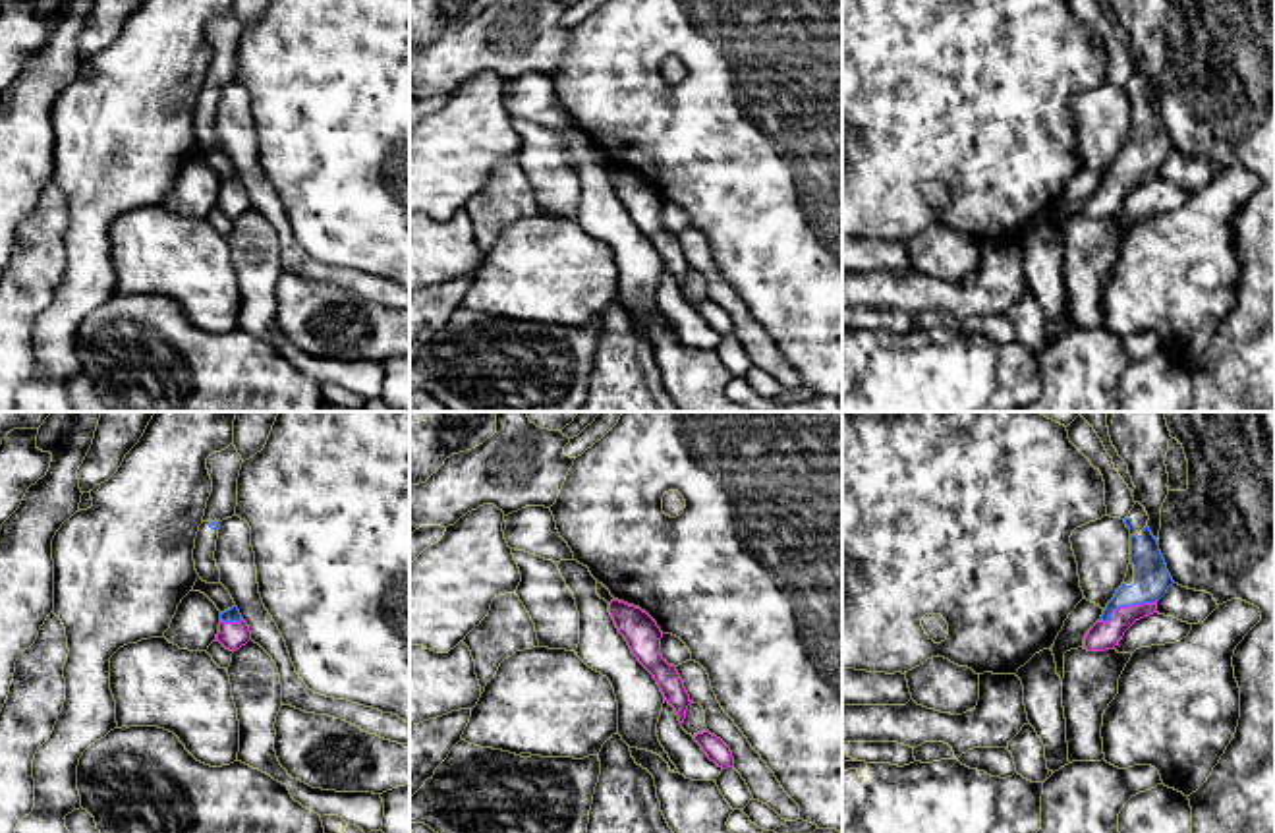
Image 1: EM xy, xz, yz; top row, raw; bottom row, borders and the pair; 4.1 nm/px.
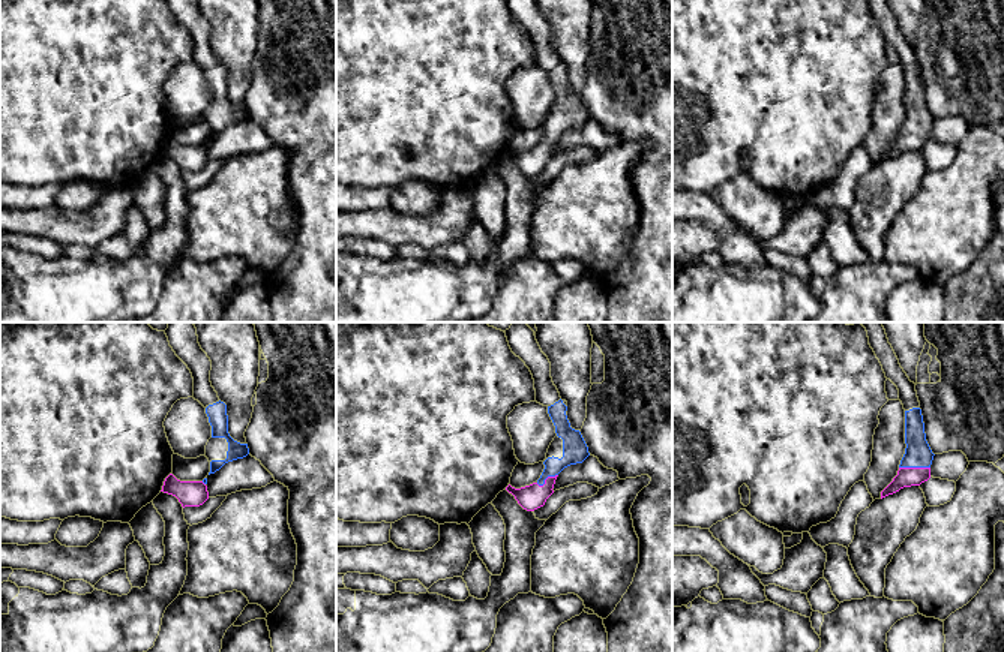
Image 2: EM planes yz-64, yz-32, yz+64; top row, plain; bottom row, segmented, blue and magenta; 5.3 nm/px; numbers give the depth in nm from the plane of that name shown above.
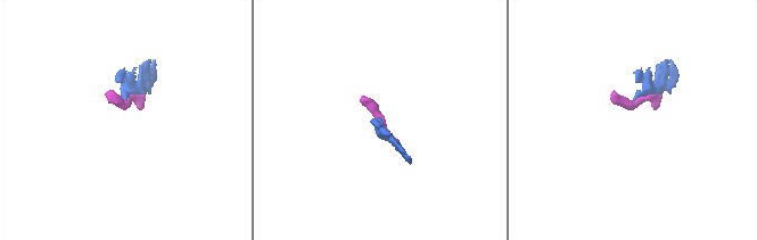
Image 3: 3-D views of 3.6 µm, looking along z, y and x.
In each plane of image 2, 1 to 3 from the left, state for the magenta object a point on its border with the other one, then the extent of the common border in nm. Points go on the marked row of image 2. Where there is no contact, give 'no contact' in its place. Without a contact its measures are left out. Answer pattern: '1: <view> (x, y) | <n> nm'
1: no contact
2: yz-32 (545, 478) | 130 nm
3: yz+64 (914, 466) | 170 nm

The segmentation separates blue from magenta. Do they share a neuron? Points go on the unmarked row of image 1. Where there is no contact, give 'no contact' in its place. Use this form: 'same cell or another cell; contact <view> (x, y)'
same cell; contact yz (1125, 172)

